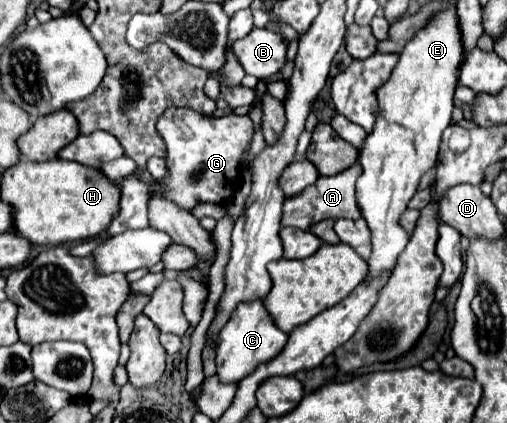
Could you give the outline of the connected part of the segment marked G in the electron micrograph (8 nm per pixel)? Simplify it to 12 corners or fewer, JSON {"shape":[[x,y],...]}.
{"shape":[[167,108],[167,174],[123,180],[109,234],[147,228],[147,200],[189,212],[239,184],[249,116]]}

